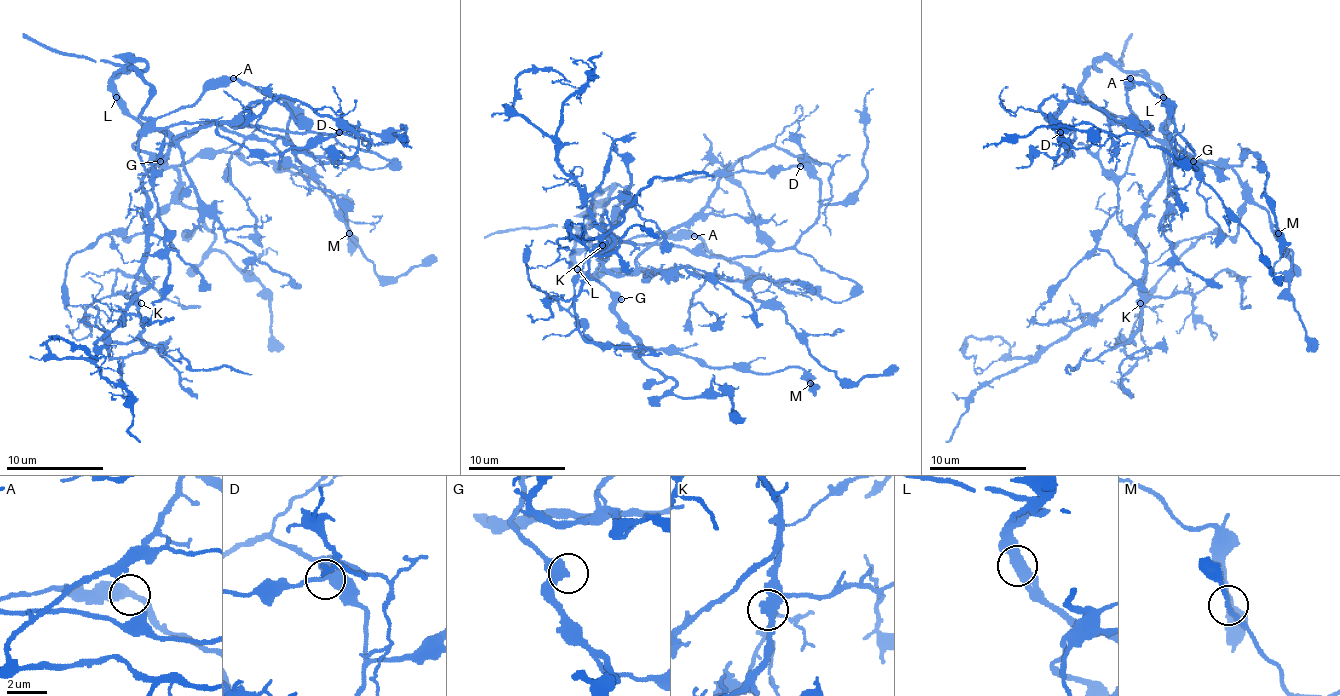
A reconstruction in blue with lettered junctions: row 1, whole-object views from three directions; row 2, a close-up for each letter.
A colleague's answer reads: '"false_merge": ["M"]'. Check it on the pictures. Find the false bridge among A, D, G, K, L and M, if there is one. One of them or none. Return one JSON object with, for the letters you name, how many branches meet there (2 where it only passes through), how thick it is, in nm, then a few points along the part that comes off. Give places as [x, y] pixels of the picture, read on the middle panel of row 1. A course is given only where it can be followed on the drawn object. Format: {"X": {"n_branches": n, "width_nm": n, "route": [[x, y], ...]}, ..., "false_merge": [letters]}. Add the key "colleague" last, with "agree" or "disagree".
{"false_merge": [], "colleague": "disagree"}

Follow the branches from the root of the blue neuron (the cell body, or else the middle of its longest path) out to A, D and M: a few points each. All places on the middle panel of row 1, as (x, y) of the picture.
A: (605, 267), (617, 274), (629, 274), (636, 267), (636, 257), (646, 248), (617, 243), (655, 233), (694, 236)
D: (605, 267), (629, 274), (646, 250), (706, 204), (718, 178), (742, 158), (779, 146), (800, 166)
M: (605, 267), (629, 274), (646, 245), (609, 245), (595, 274), (641, 347), (757, 374), (800, 366), (810, 383)

